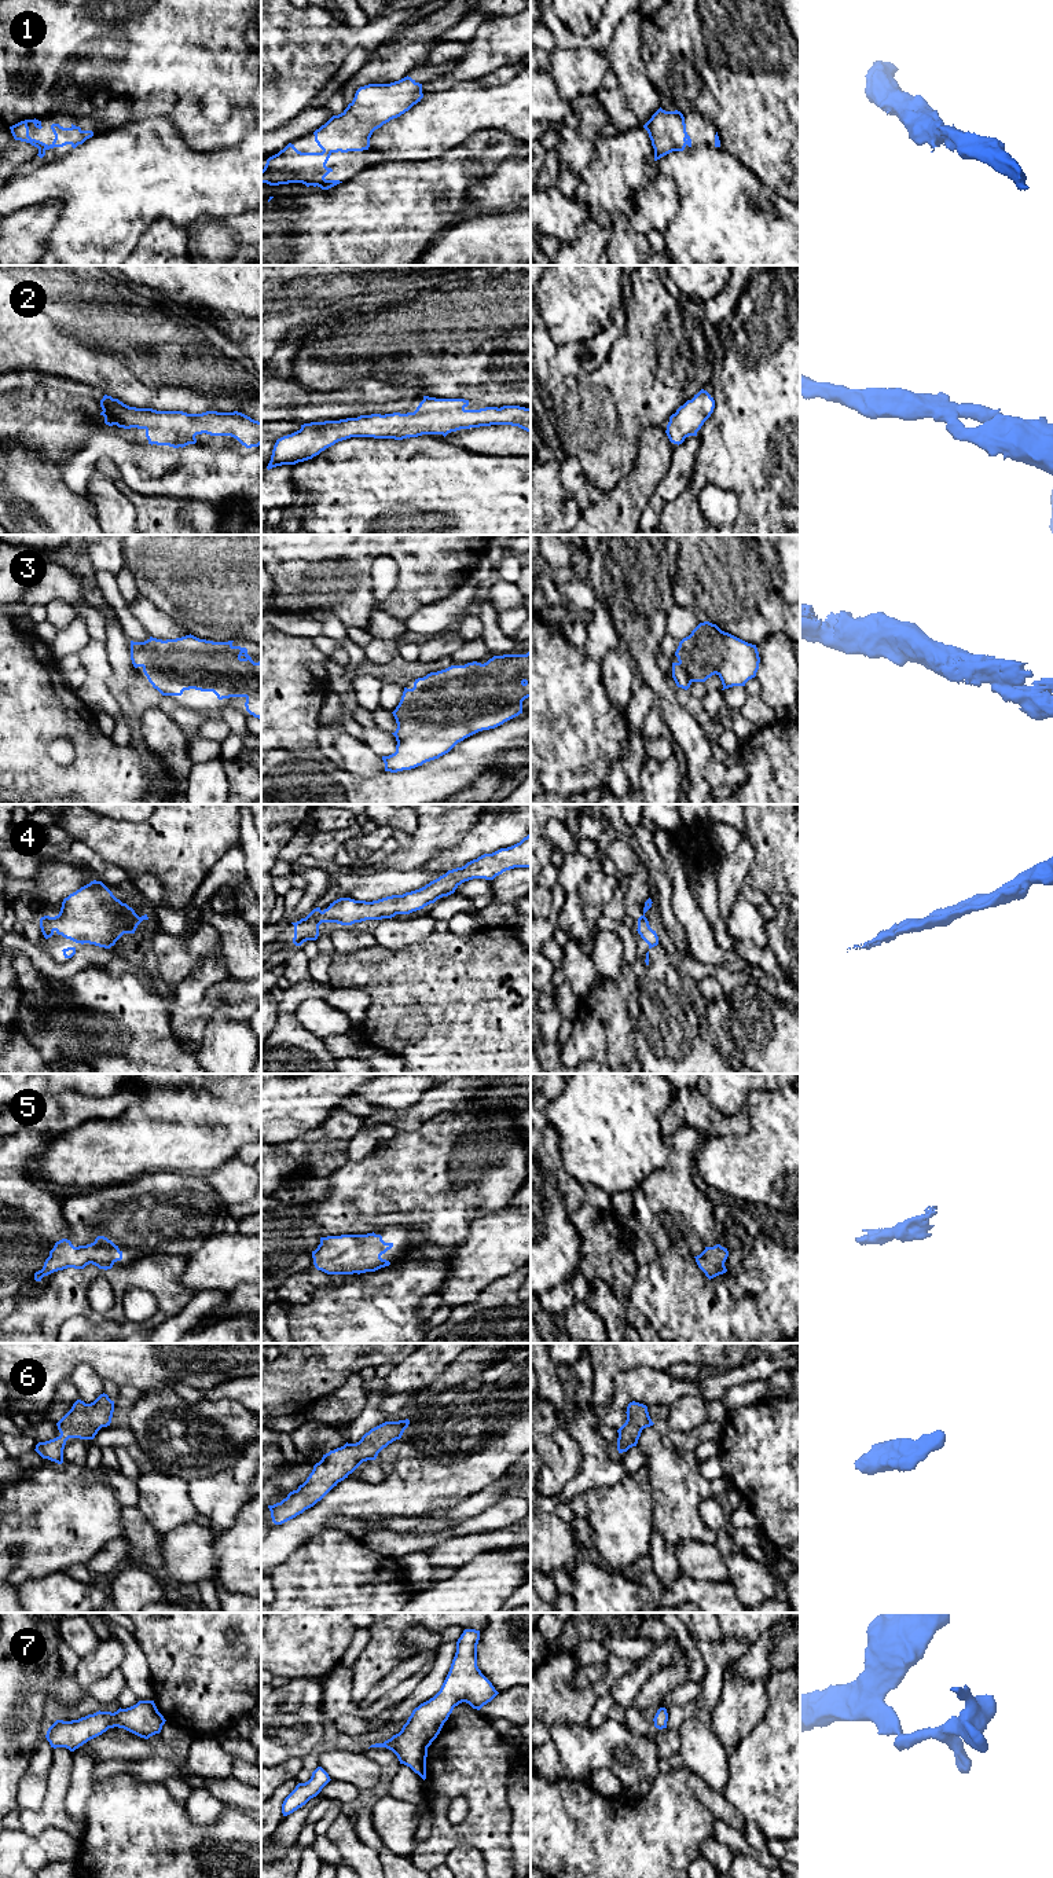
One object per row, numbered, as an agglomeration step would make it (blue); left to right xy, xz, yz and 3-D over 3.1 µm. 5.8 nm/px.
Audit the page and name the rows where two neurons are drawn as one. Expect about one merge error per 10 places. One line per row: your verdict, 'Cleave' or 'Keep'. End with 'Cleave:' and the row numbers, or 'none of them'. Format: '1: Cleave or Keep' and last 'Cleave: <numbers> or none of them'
1: Keep
2: Keep
3: Keep
4: Keep
5: Keep
6: Keep
7: Keep
Cleave: none of them

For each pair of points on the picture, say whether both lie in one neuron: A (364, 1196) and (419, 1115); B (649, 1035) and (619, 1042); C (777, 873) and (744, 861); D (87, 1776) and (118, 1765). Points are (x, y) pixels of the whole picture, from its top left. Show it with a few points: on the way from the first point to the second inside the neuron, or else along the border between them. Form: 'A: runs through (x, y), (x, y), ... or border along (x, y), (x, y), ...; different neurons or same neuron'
A: border along (439, 1115), (428, 1118), (413, 1130), (397, 1132); different neurons
B: border along (634, 1026), (634, 1048), (638, 1059); different neurons
C: border along (744, 835), (754, 853), (754, 865), (748, 879); different neurons
D: border along (98, 1761), (95, 1768), (96, 1781); different neurons

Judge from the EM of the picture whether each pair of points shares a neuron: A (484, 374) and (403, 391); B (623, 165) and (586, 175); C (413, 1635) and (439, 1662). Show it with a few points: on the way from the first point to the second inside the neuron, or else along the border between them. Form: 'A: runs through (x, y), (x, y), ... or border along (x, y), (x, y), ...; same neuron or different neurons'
A: border along (421, 378), (413, 381); different neurons
B: runs through (613, 165), (600, 165), (595, 168); same neuron
C: border along (441, 1643), (435, 1650); different neurons

